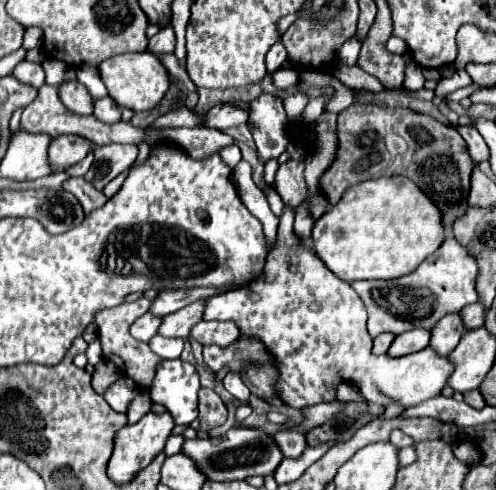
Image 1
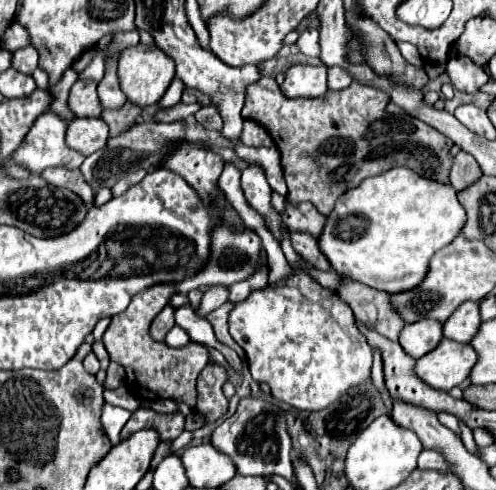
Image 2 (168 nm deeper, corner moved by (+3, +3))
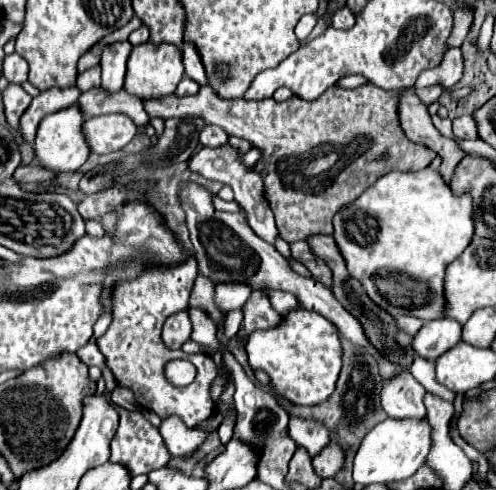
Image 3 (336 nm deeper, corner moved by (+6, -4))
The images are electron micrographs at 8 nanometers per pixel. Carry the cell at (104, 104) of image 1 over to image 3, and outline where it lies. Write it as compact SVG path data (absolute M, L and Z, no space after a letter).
M115 42L103 48L101 56L101 88L107 92L119 92L123 88L125 62L131 52L129 42Z

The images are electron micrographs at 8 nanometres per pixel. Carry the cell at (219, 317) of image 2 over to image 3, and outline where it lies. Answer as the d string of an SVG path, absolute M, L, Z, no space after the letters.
M199 276L193 284L189 306L205 310L213 318L213 322L219 326L219 322L223 320L223 314L213 304L213 288L215 288L215 284L209 284L209 280L205 280L205 276Z

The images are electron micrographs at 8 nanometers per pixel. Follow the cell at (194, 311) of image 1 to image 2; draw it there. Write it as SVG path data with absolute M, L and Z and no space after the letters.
M228 285L210 287L210 289L204 293L202 305L200 305L200 309L196 311L196 315L198 315L198 317L204 317L204 315L208 315L210 311L218 309L220 305L224 305L226 301L228 301Z

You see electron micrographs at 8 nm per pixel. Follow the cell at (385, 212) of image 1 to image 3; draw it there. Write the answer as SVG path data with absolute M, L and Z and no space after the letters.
M425 168L421 172L389 172L369 186L353 204L341 208L333 218L333 238L345 258L349 274L359 280L367 296L391 316L417 316L423 320L441 318L443 272L449 260L457 258L473 238L469 196L455 196L441 180L439 172Z

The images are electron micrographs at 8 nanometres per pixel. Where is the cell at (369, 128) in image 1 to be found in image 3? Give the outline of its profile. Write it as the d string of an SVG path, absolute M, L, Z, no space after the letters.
M367 82L359 88L345 90L339 86L329 88L321 98L307 102L303 98L289 98L285 102L275 102L273 98L265 100L227 100L215 94L213 88L203 86L195 96L177 98L163 96L161 100L143 102L145 112L153 118L185 118L185 116L199 116L209 124L223 128L227 134L241 136L249 140L253 146L263 150L263 160L255 164L265 176L265 196L273 206L275 222L283 240L297 242L305 240L309 234L333 234L333 216L347 204L351 204L361 192L365 192L373 182L385 176L391 170L425 170L437 154L423 144L411 142L399 126L397 120L397 94L391 90L377 88L375 84Z

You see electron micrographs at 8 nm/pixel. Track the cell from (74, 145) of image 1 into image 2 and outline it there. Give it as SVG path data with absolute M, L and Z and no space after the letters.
M74 117L68 125L66 143L82 155L92 155L108 141L108 123L102 117Z

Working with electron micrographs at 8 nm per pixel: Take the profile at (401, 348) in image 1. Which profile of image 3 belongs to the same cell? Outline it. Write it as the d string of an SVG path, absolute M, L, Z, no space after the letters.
M429 320L411 340L411 348L425 360L437 360L443 352L453 348L461 340L461 324L455 320Z

